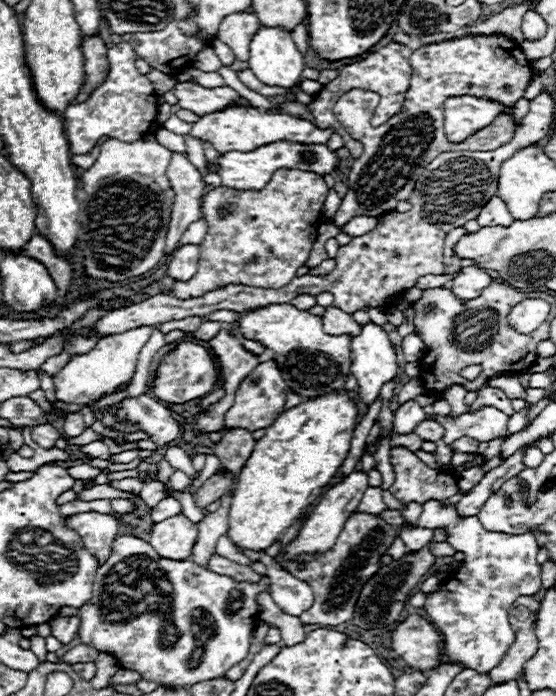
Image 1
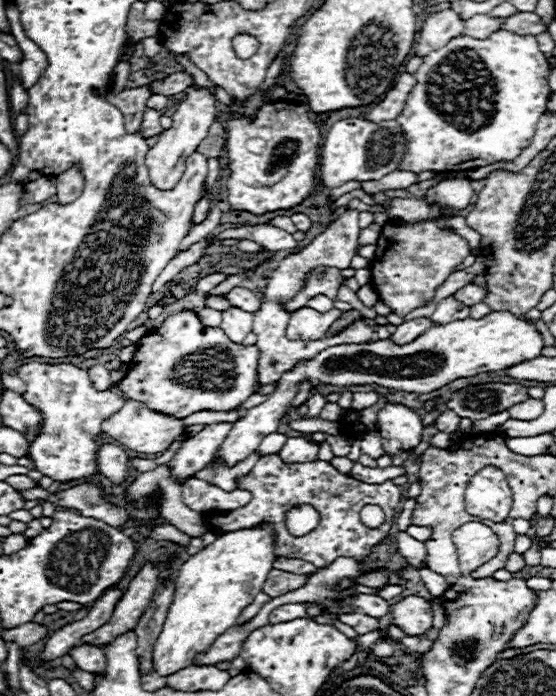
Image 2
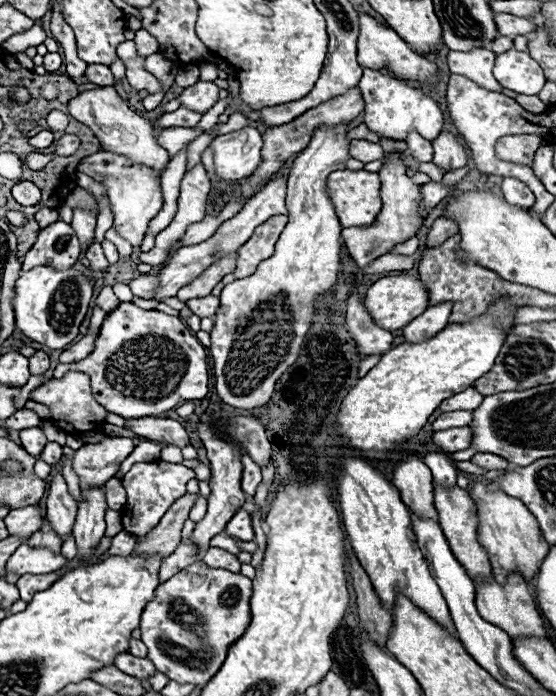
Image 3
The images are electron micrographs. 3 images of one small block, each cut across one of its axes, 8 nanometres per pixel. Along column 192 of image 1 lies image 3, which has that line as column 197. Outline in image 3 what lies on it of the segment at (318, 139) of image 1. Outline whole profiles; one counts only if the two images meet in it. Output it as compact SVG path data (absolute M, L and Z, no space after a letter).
M170 126L166 130L162 130L156 140L162 148L168 150L170 158L174 158L182 148L186 148L194 138L198 138L204 130L198 128L198 126L192 126L192 128L182 128L182 126Z

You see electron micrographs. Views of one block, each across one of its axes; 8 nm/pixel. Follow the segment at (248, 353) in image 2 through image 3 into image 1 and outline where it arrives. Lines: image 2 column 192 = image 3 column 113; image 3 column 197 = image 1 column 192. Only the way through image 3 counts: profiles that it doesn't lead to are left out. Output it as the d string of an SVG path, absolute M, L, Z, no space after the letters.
M184 338L172 344L172 348L162 356L158 370L156 370L152 392L158 400L172 402L172 404L184 404L184 402L206 396L208 392L212 392L216 384L218 384L218 362L212 356L212 352L204 344L192 338Z

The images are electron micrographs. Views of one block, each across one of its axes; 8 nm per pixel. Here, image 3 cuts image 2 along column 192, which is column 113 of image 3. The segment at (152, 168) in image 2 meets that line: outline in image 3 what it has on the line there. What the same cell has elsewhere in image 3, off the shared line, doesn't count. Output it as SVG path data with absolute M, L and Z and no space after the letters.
M100 86L96 90L80 92L68 102L68 112L72 118L86 124L98 136L104 150L124 154L140 164L150 164L150 168L154 170L166 170L170 156L162 146L156 144L156 128L146 118L130 110L112 86Z

